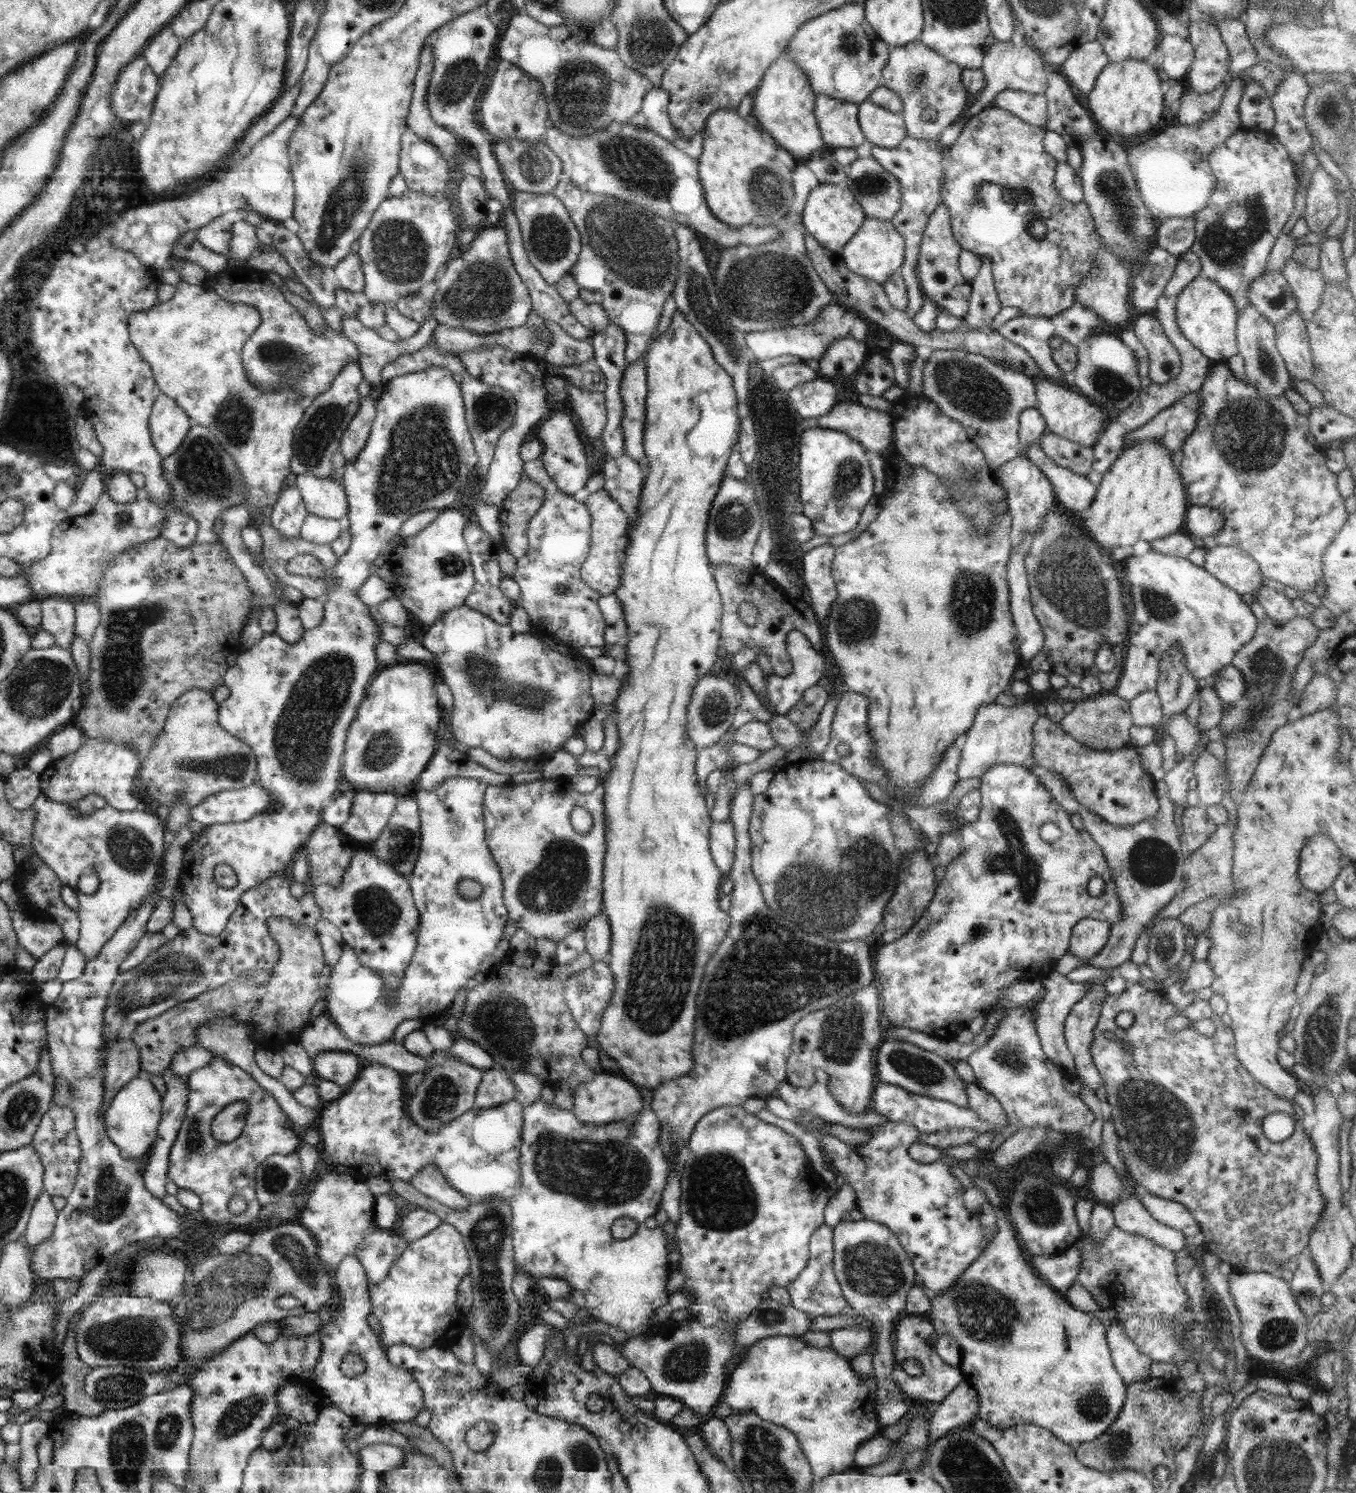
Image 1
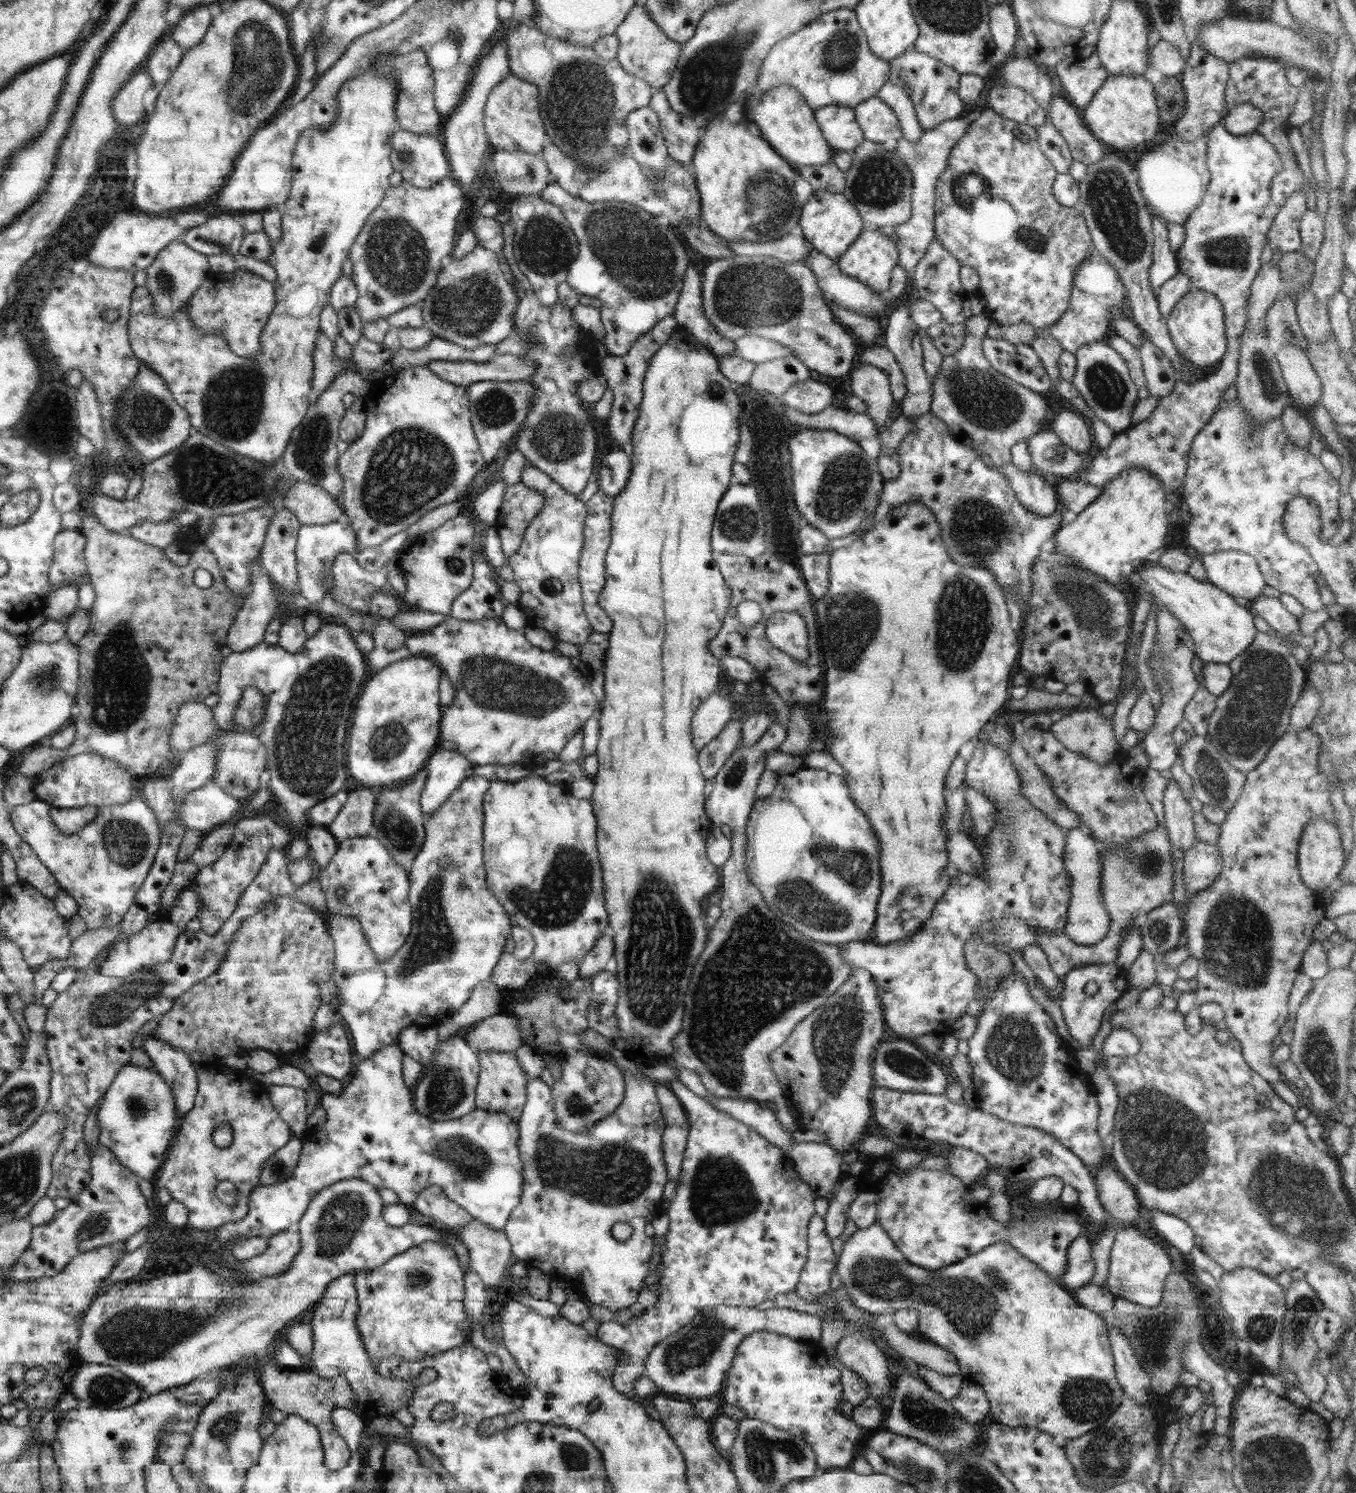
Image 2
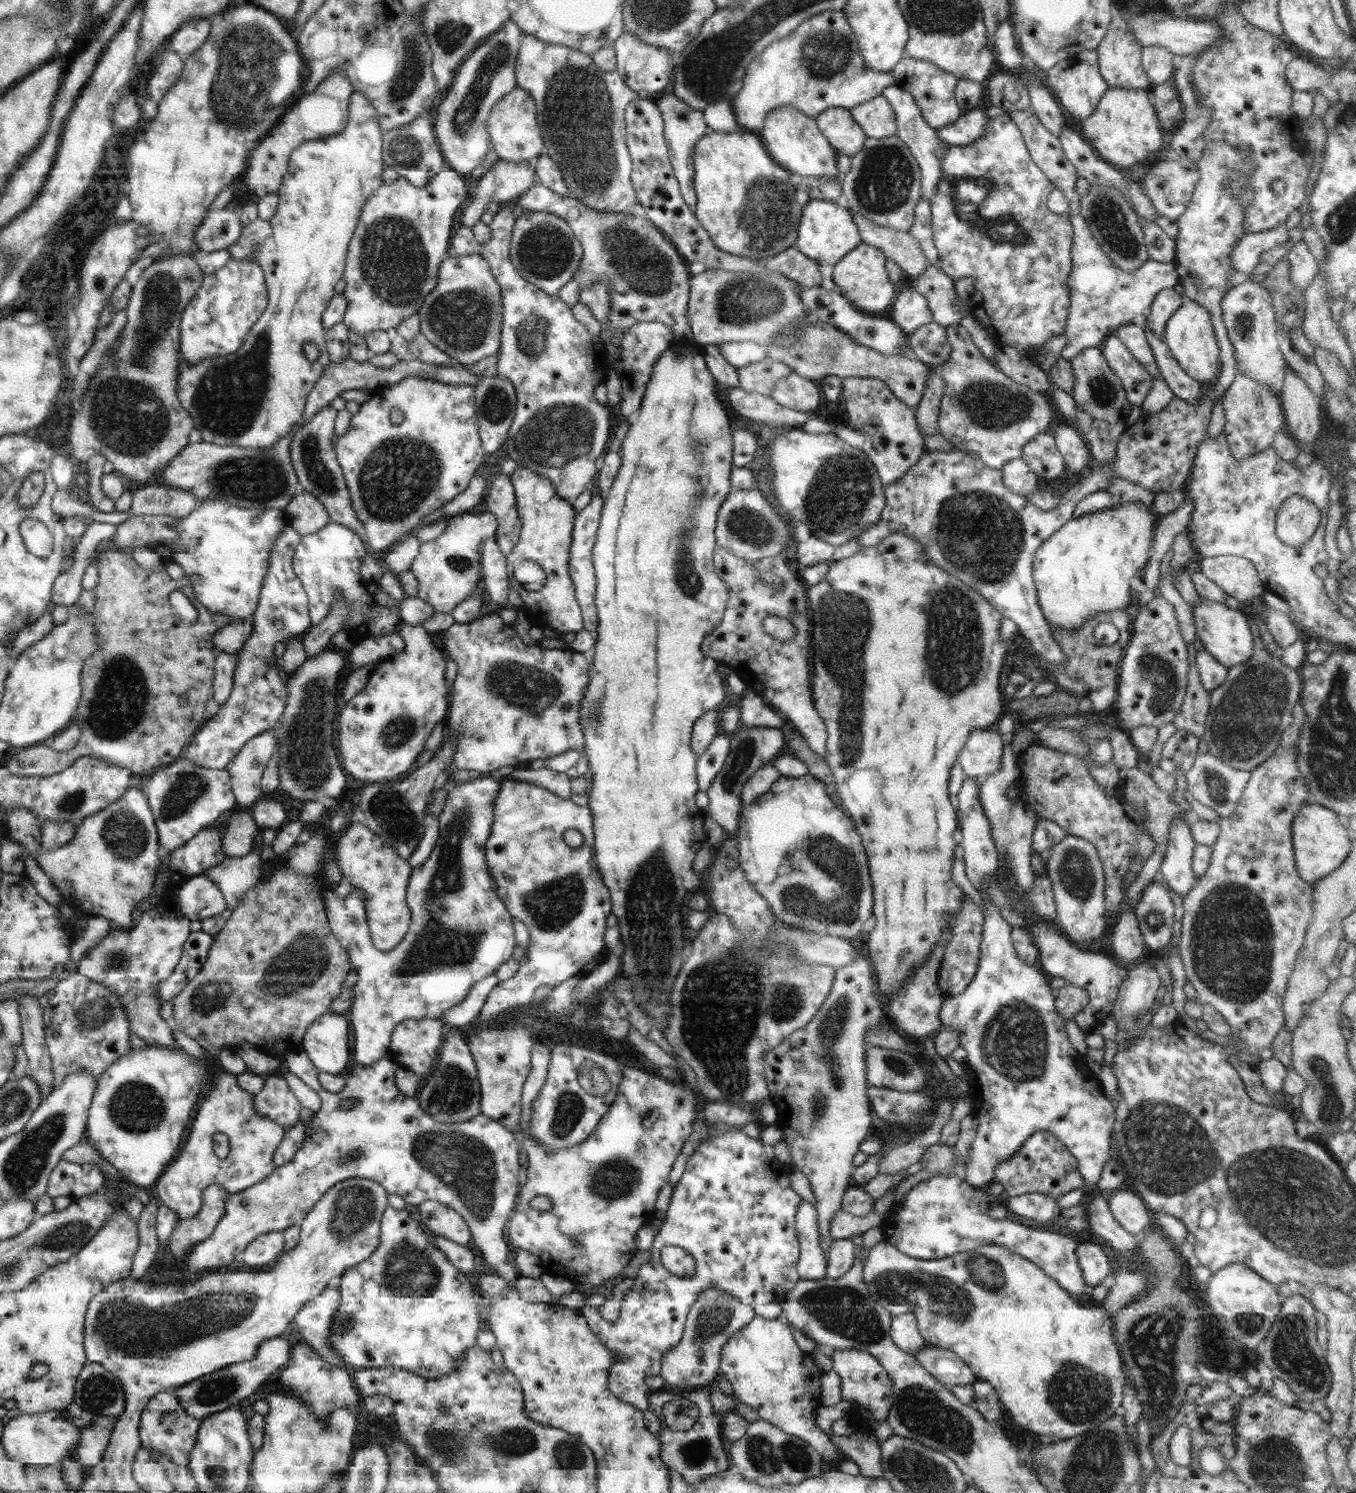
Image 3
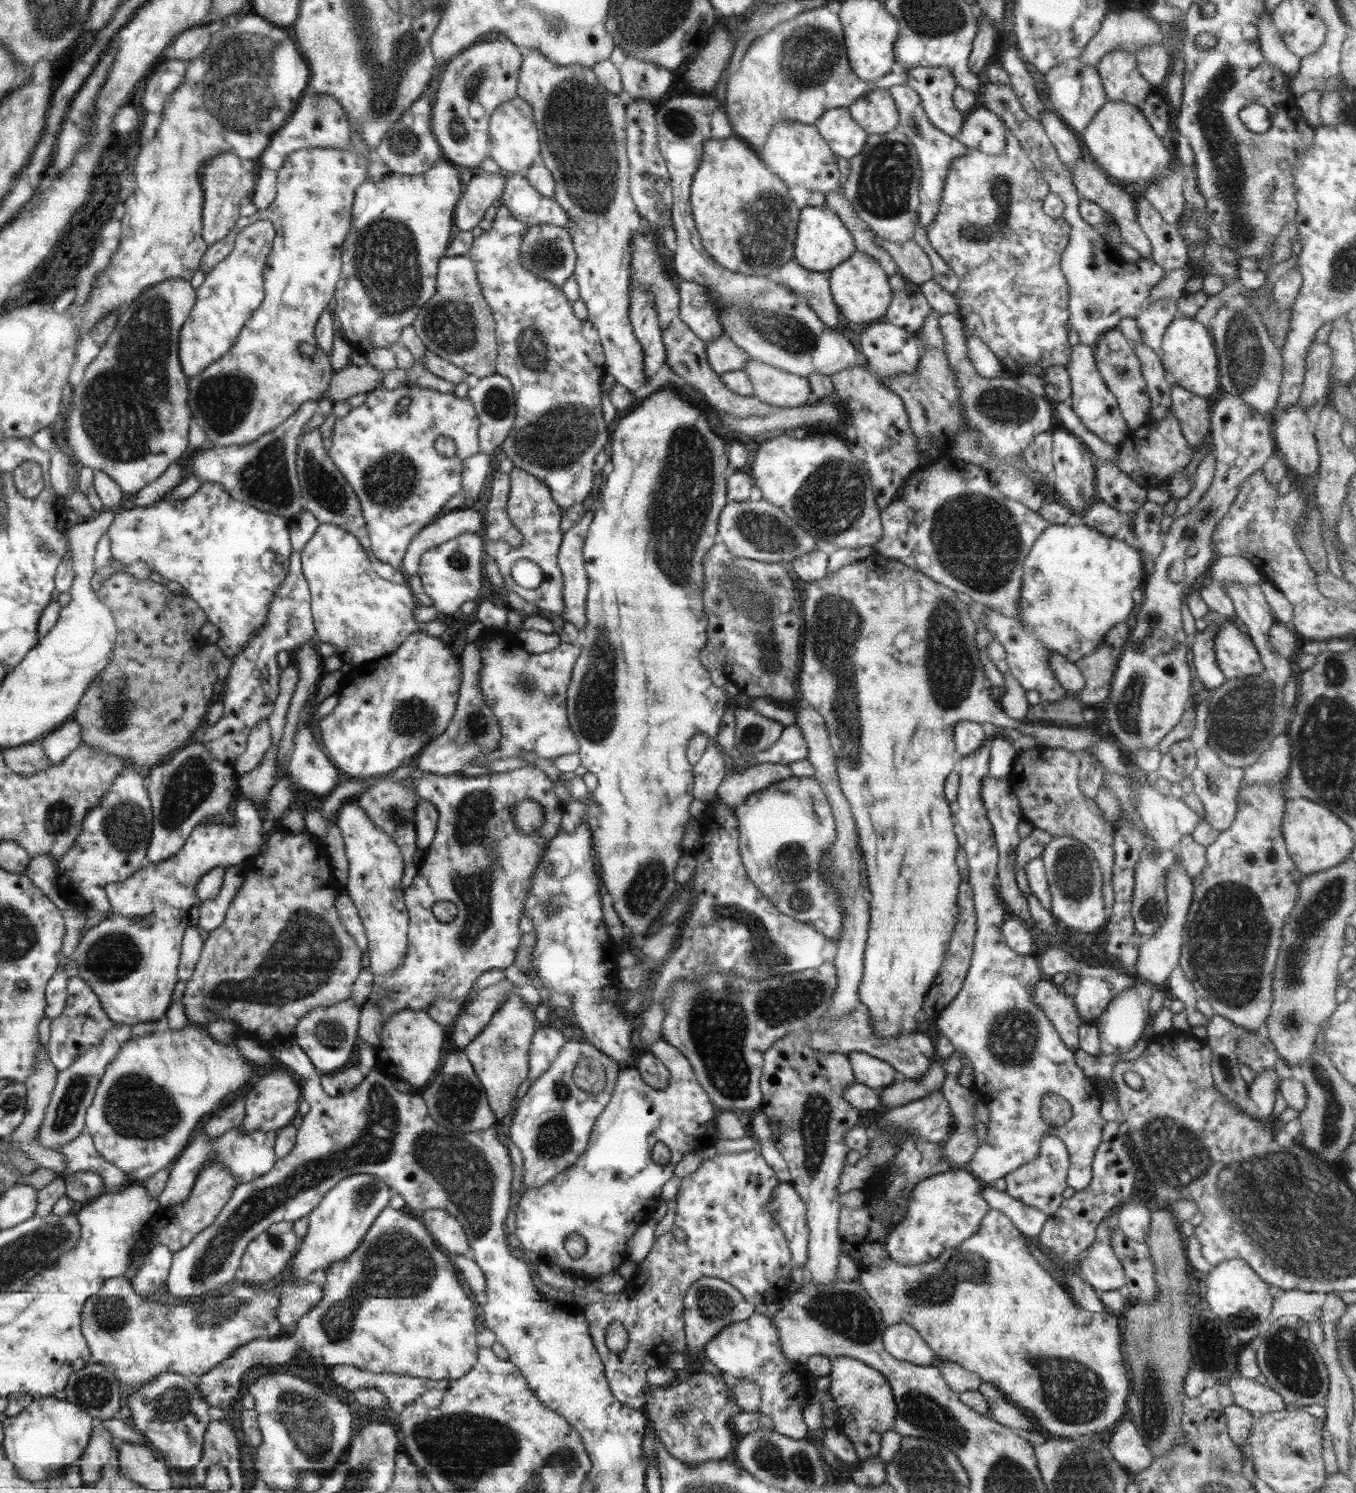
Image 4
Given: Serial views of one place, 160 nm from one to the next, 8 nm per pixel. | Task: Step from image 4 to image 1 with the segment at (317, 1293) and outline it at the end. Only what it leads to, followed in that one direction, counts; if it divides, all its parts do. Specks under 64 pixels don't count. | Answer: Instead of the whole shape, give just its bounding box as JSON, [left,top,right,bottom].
[314,1256,423,1425]

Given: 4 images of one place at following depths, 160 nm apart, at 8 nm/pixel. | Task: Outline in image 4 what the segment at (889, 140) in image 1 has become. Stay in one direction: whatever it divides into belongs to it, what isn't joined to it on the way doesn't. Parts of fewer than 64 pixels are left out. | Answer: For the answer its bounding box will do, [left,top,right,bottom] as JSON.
[847,89,899,135]

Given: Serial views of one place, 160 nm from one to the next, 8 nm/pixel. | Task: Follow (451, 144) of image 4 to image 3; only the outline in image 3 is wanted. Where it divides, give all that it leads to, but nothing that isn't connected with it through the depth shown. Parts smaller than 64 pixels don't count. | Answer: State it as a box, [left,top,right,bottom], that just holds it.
[433,20,524,177]

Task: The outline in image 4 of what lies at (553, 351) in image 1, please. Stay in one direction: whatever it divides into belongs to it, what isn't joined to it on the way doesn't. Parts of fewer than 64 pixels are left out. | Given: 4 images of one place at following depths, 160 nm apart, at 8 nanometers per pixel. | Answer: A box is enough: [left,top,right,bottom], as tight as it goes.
[520,225,578,287]

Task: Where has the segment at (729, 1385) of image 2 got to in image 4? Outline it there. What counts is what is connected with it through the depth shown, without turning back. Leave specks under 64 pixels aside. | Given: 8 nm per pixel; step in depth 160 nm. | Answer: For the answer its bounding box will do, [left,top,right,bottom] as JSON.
[703,1312,814,1440]

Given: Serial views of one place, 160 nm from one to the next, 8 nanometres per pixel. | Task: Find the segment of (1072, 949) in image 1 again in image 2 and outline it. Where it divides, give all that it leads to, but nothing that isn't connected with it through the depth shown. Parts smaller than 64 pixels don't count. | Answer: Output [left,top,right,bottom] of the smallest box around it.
[1064,828,1111,945]

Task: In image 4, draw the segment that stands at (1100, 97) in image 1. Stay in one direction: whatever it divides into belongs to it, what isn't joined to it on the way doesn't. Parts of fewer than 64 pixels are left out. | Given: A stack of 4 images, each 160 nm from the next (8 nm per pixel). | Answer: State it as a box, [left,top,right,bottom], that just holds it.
[1080,100,1170,186]

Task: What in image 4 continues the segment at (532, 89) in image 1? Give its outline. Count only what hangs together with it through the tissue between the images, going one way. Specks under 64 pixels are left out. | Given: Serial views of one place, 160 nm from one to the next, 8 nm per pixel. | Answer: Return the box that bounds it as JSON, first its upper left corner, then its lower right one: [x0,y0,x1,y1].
[489,96,540,174]

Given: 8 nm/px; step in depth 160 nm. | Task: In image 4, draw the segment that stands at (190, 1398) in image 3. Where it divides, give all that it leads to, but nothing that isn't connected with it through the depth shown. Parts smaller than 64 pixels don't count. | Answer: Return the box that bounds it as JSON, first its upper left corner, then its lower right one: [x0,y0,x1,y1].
[196,1206,480,1409]

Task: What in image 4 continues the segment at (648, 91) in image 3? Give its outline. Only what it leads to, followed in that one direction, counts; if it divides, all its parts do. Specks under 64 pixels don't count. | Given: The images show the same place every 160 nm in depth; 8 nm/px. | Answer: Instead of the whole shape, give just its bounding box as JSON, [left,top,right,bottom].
[611,47,677,101]

